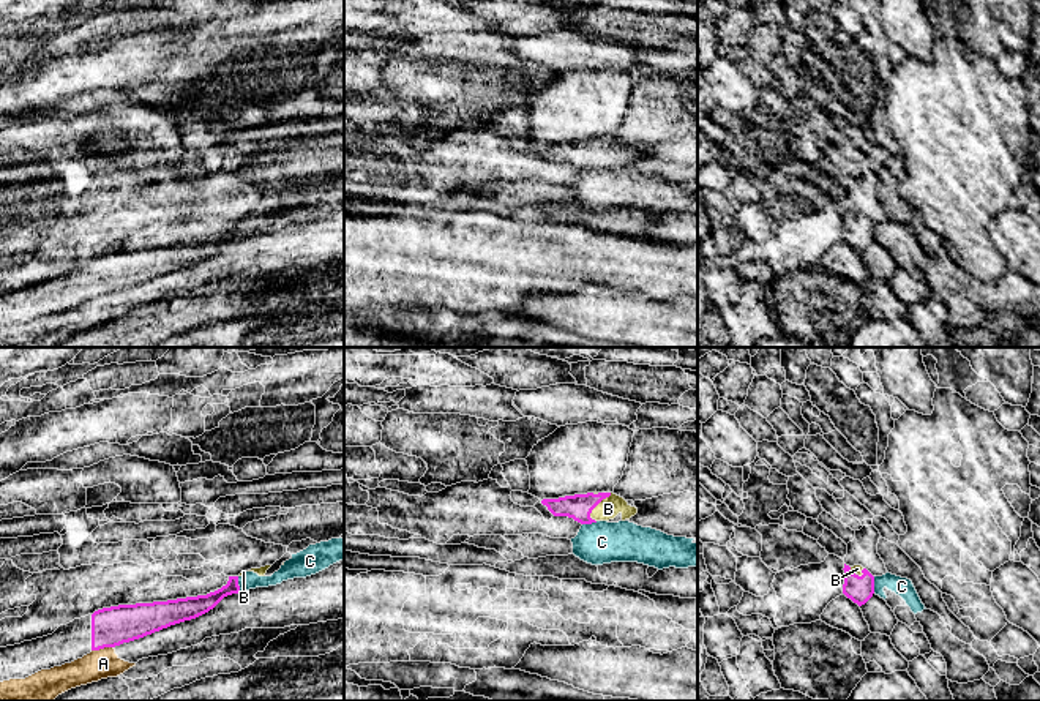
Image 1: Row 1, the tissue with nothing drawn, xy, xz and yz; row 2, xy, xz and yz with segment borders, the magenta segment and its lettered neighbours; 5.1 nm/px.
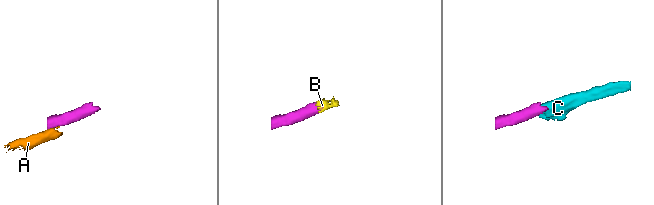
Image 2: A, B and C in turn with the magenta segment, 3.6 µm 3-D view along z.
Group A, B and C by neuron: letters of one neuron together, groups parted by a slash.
A / B / C

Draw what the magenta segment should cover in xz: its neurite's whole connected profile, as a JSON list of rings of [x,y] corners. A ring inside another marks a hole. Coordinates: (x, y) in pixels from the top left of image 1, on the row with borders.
[[[587,493],[559,499],[543,499],[543,505],[554,516],[568,516],[581,524],[597,521],[619,523],[638,513],[633,500],[625,500],[614,493]]]

